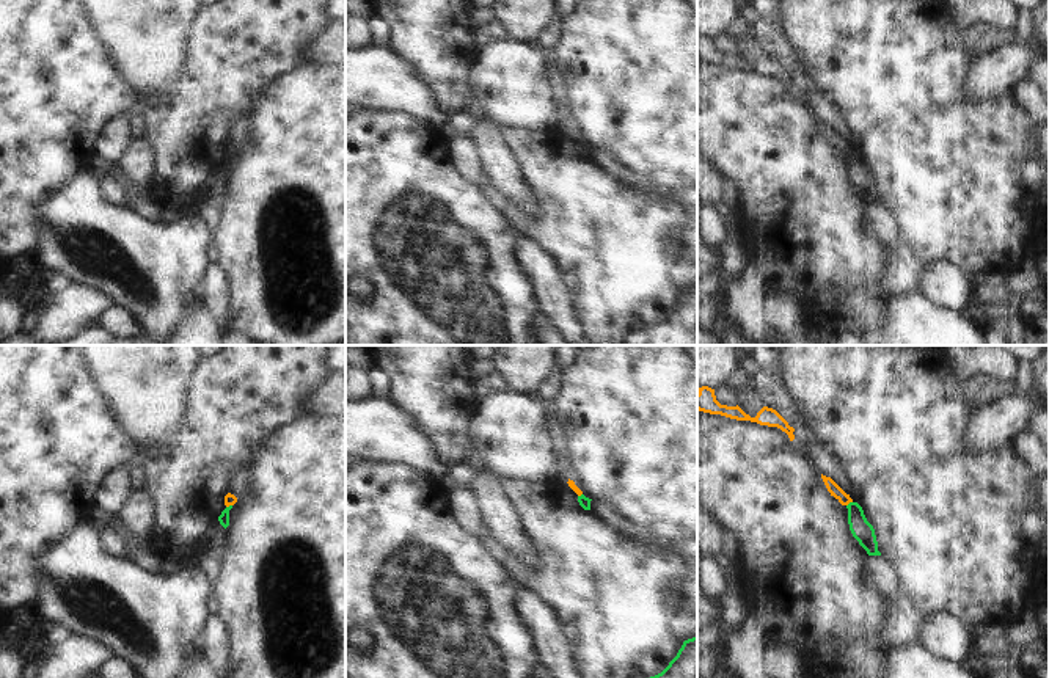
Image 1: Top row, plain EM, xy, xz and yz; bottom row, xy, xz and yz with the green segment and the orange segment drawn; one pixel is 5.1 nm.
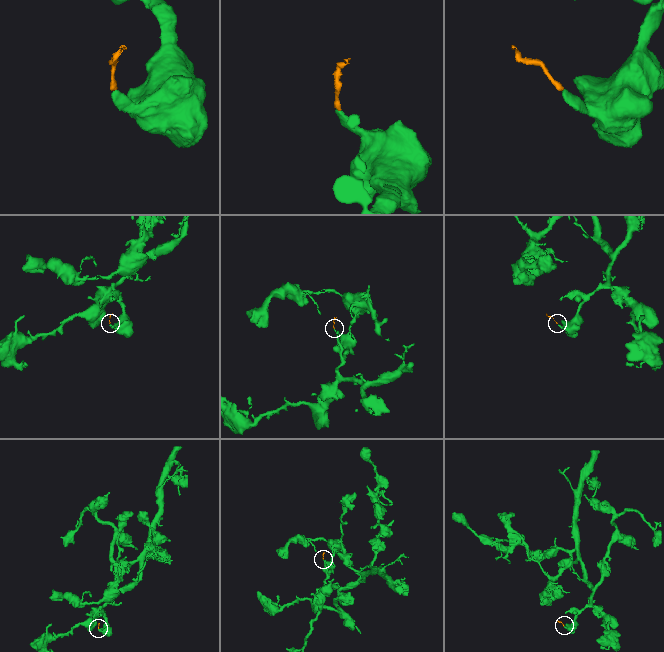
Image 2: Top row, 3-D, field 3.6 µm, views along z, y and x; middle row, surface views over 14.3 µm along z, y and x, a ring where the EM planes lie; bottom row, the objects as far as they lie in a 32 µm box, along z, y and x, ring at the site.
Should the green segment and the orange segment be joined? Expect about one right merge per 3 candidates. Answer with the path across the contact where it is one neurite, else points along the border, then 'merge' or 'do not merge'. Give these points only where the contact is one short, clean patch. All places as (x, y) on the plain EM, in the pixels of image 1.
along yz (851, 149), (847, 154) | do not merge

